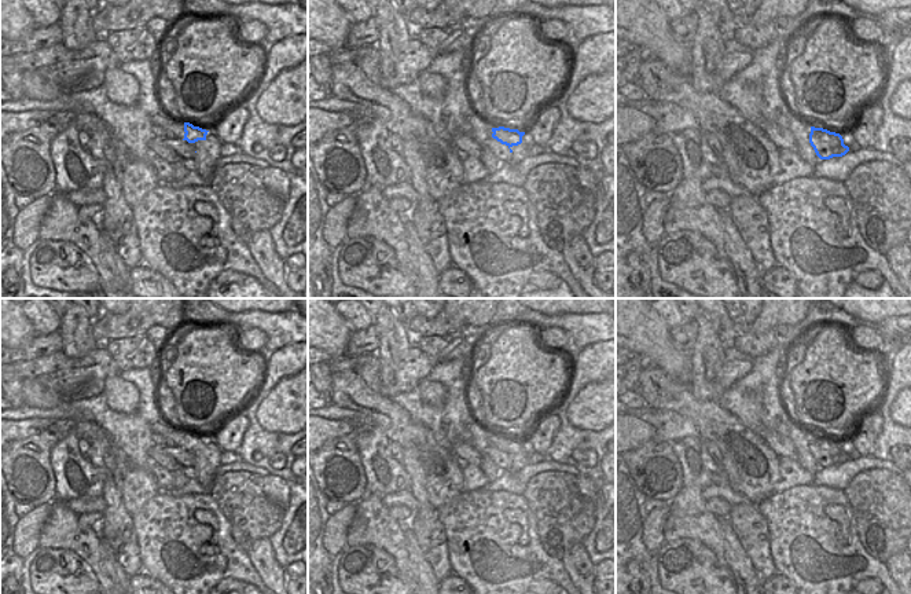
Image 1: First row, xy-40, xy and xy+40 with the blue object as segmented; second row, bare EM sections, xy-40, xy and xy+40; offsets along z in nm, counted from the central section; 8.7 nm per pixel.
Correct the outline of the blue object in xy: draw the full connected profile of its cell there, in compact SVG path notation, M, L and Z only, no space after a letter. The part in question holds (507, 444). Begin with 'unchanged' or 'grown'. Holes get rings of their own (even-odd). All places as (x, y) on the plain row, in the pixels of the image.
grown | M504 434L492 436L492 444L478 451L482 456L488 456L499 468L508 470L513 461L511 455L522 451L525 440L510 437Z

